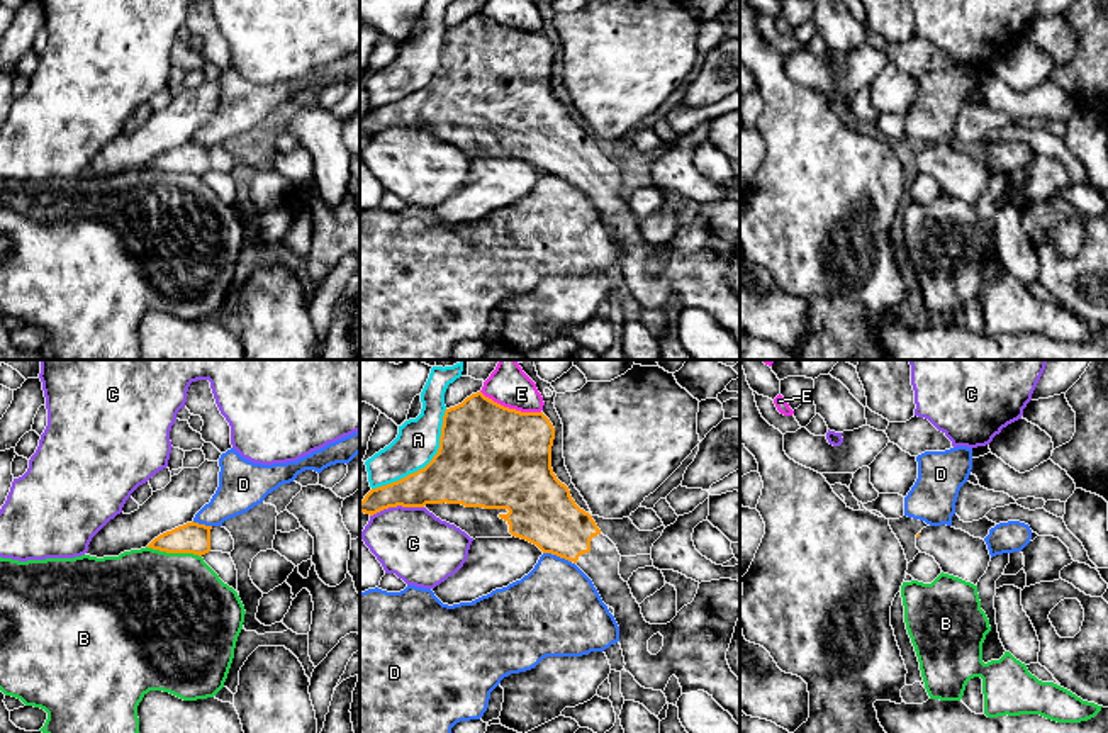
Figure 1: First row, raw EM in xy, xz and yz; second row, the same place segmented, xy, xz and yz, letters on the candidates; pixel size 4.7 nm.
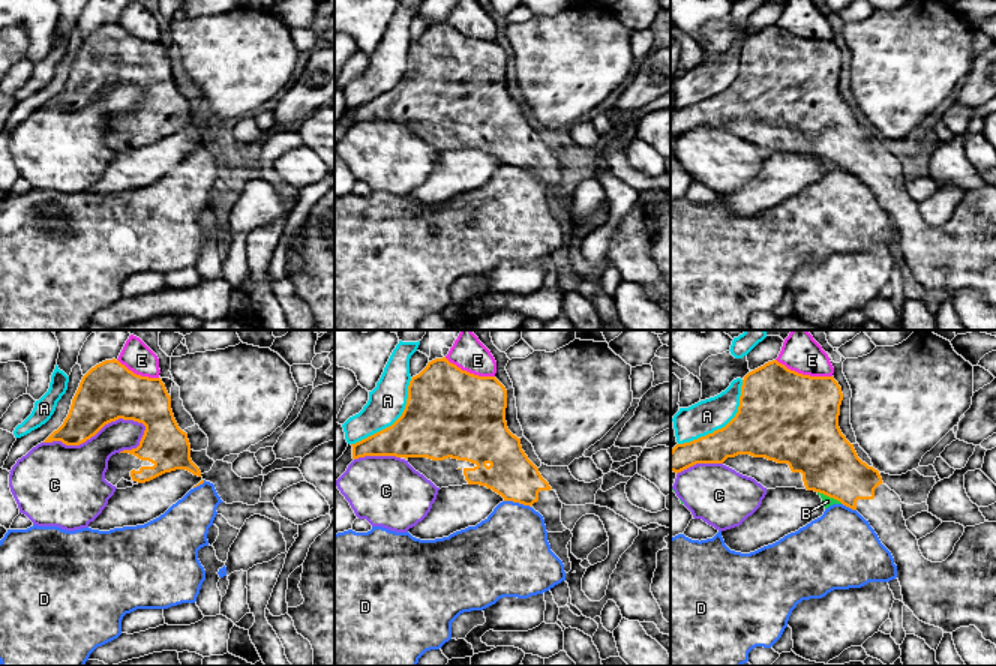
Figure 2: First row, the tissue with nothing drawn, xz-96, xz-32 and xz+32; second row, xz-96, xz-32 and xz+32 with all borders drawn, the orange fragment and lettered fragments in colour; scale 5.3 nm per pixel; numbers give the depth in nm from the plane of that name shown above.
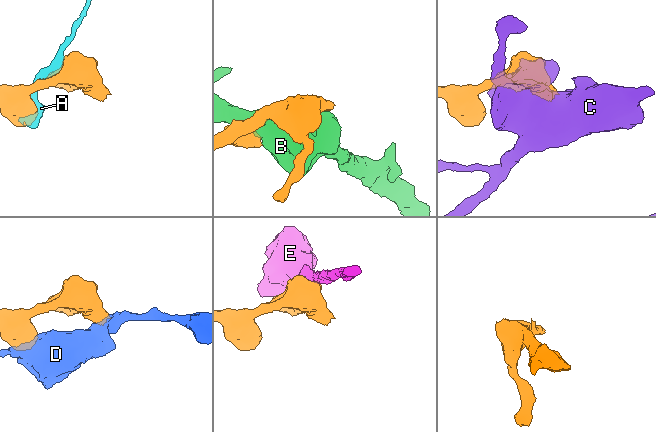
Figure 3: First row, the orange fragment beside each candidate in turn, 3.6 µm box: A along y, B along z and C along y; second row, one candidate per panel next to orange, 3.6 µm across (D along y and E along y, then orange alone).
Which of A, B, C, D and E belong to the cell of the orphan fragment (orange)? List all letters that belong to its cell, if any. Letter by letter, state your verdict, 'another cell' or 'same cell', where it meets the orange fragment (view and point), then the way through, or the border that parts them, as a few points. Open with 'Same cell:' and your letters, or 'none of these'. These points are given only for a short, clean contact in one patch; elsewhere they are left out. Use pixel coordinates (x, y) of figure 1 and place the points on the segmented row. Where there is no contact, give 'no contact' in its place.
Same cell: none of these
A: another cell | xz (428, 464)
B: another cell | xy (173, 552)
C: another cell | xz (396, 506)
D: another cell | xz (557, 555) | along xz (543, 552), (555, 553), (570, 562)
E: another cell | xz (511, 409)

